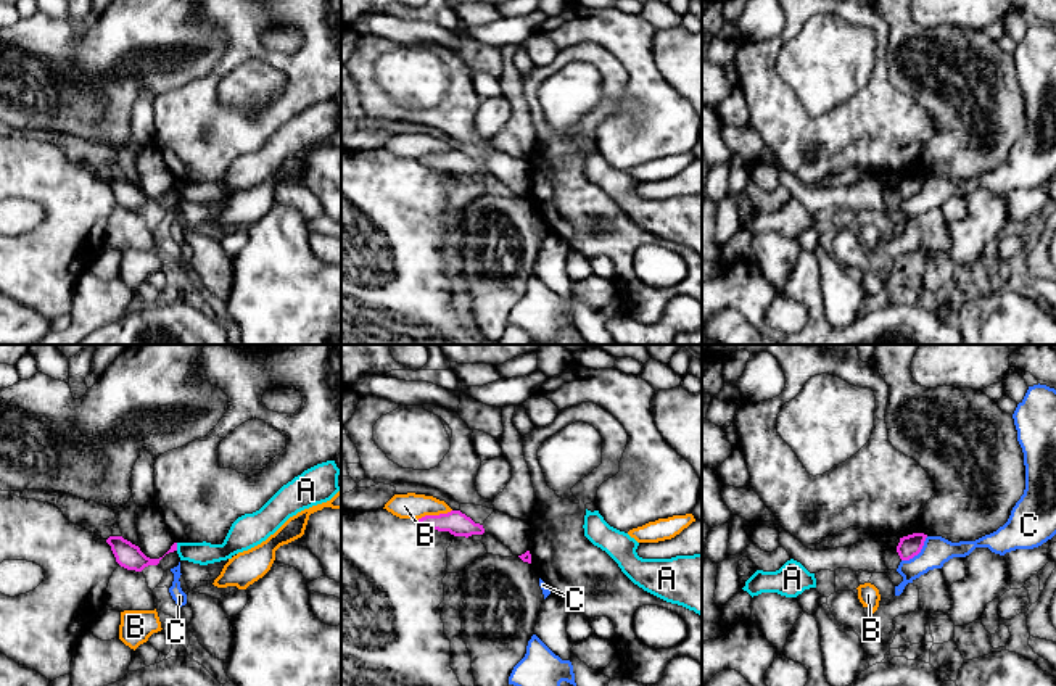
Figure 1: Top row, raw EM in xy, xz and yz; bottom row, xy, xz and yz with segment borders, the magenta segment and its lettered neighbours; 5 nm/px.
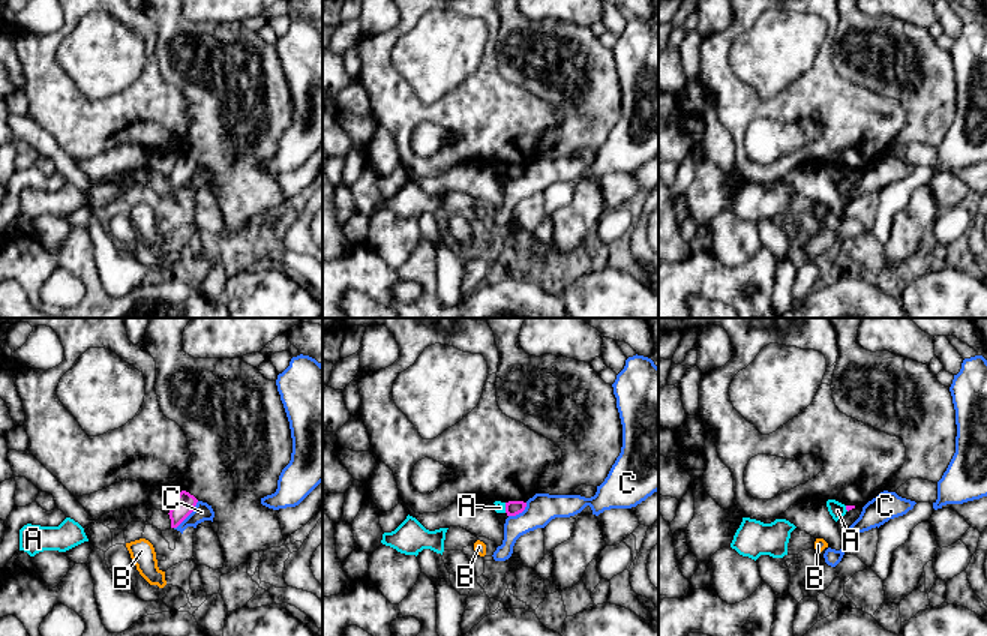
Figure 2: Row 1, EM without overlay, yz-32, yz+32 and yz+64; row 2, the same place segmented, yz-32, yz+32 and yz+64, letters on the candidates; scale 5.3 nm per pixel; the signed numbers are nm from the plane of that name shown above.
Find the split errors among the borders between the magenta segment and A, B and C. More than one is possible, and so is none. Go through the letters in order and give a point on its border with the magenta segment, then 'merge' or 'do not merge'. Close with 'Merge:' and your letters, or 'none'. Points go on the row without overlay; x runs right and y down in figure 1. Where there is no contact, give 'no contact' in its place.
A: contact xy (176, 185); do not merge
B: contact xz (433, 155); do not merge
C: contact yz (918, 192); do not merge
Merge: none

